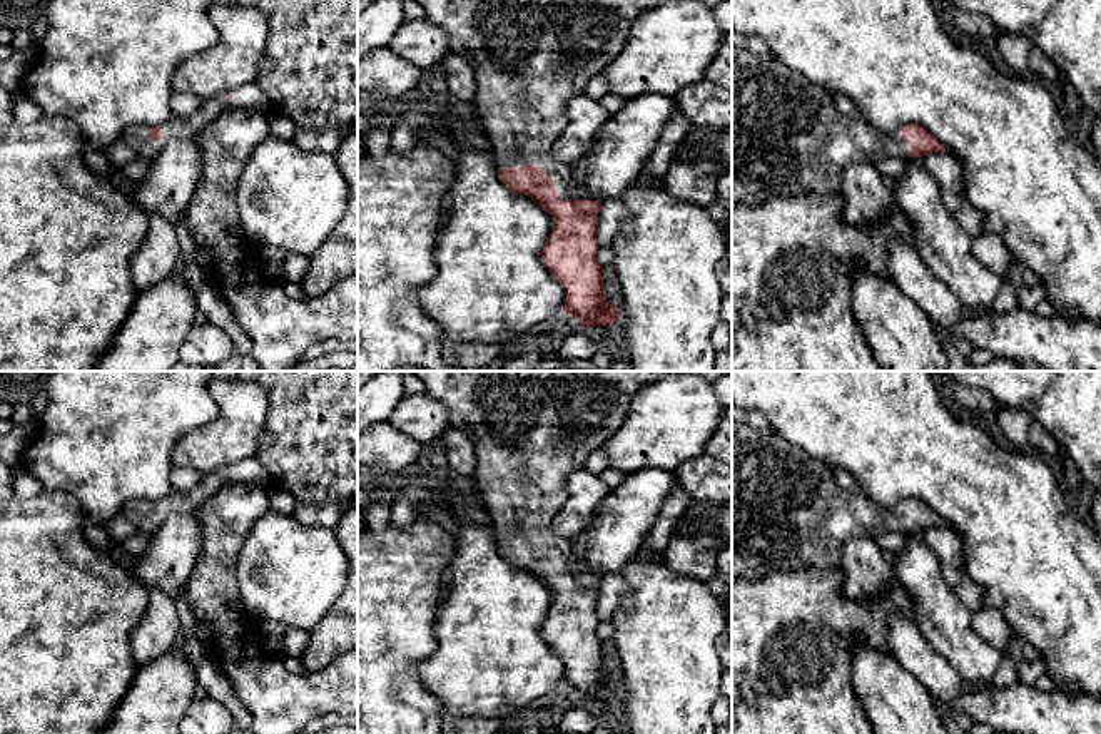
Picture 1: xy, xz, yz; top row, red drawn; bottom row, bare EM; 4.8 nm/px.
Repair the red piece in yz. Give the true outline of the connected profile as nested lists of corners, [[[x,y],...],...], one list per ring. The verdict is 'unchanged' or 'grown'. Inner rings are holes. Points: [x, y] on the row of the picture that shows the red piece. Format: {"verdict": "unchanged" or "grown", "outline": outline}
{"verdict": "grown", "outline": [[[732,47],[732,202],[757,206],[775,196],[842,194],[840,176],[849,164],[877,164],[885,157],[922,157],[946,147],[917,124],[877,129],[864,119],[844,117],[832,94],[789,69],[775,57],[757,57]]]}

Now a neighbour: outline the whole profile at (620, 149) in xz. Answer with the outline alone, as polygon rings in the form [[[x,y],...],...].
[[[647,94],[637,95],[605,122],[596,132],[590,150],[573,164],[571,177],[575,187],[566,199],[596,202],[620,197],[633,186],[647,166],[667,122],[680,105],[673,95]]]

